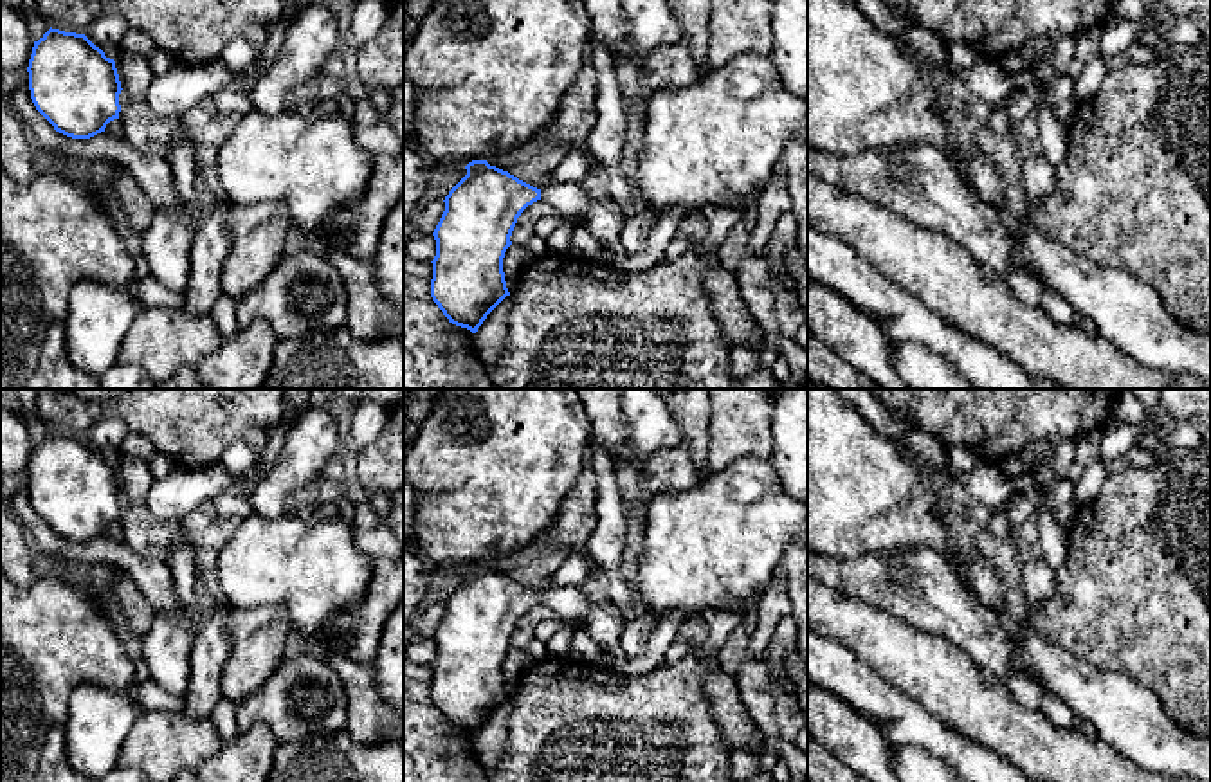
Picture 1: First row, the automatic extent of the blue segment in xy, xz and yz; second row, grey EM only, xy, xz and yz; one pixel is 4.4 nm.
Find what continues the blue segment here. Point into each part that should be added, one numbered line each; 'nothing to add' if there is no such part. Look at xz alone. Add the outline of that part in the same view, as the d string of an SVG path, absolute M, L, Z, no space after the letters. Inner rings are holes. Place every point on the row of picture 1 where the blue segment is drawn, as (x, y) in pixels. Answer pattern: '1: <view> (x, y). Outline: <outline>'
1: xz (572, 204). Outline: M550 184L541 187L541 200L553 205L562 223L586 223L593 198L580 184Z

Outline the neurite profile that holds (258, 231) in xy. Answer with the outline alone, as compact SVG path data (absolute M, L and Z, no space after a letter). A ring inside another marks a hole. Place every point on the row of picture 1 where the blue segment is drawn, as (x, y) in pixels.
M258 202L234 207L227 227L232 243L222 268L222 288L240 301L279 263L292 220L285 204Z

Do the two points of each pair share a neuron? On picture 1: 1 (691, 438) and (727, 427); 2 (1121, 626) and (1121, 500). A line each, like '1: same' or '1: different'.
1: different
2: same

